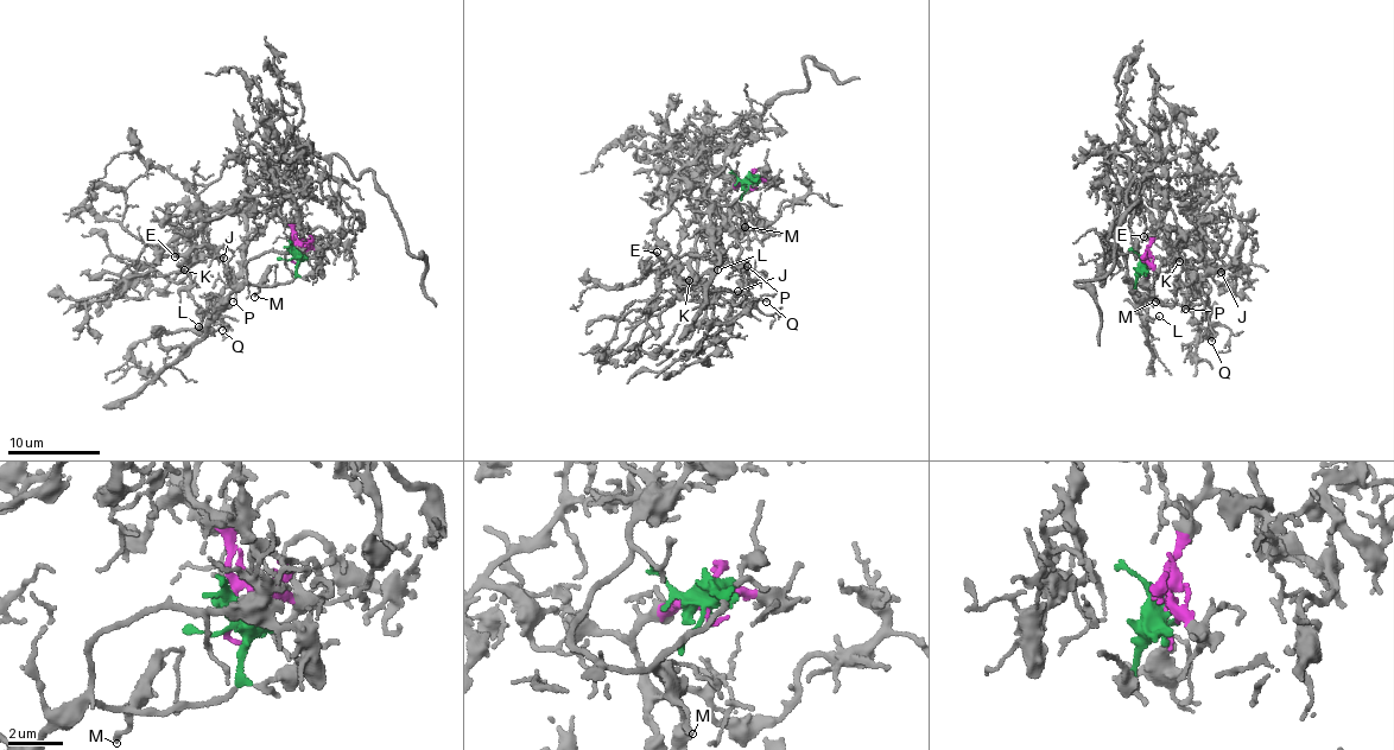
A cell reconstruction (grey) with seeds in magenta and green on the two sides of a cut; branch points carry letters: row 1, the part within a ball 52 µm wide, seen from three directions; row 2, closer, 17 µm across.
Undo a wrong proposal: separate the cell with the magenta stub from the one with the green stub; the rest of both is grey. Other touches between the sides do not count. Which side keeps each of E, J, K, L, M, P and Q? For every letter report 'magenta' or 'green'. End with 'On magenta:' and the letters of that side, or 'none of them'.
E: magenta
J: magenta
K: magenta
L: green
M: green
P: magenta
Q: magenta
On magenta: E, J, K, P, Q

